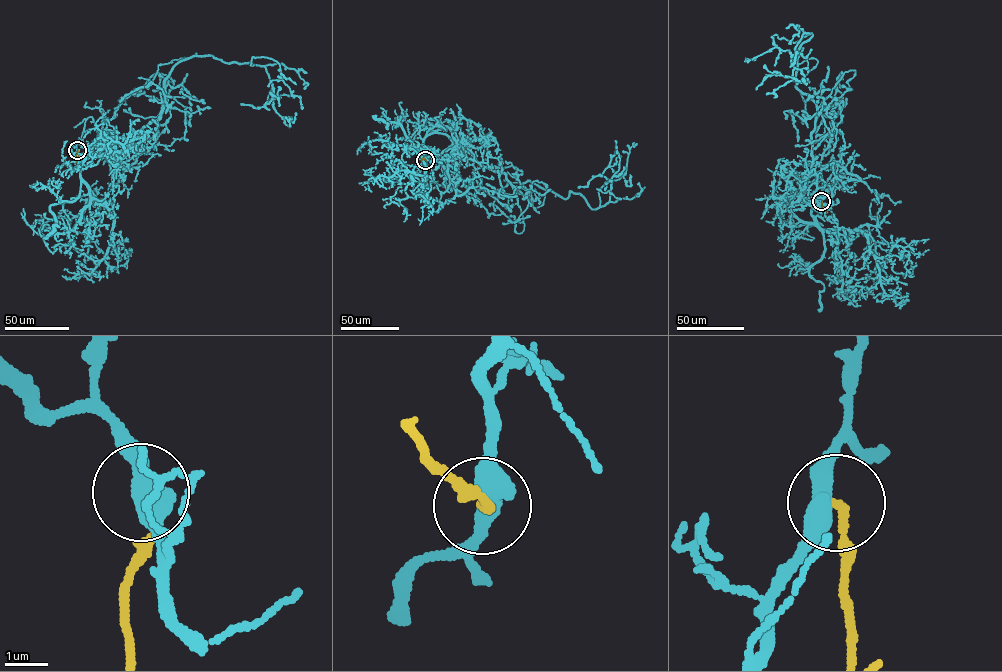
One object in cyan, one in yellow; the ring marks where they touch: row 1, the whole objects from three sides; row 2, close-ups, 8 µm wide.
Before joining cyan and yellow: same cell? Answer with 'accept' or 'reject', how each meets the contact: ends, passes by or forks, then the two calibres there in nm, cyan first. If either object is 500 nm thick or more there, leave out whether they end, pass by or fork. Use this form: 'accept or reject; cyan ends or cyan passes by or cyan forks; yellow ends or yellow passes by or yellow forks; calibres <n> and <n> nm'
reject; cyan passes by; yellow ends; calibres 440 and 180 nm

